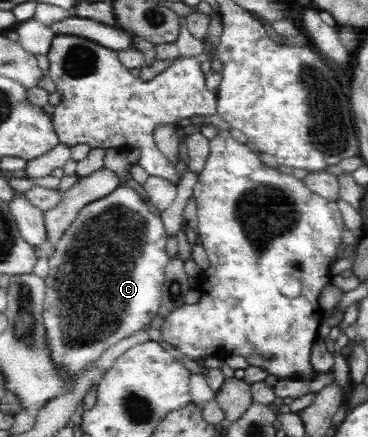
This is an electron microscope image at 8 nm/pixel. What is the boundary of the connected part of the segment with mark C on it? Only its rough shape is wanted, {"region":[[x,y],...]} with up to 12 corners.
{"region":[[125,185],[55,242],[44,323],[81,374],[150,324],[168,237]]}

